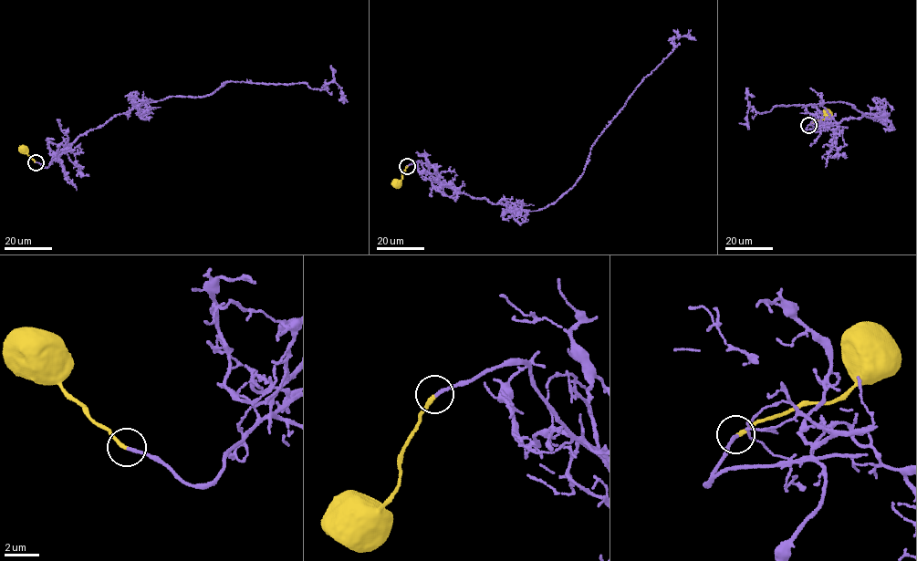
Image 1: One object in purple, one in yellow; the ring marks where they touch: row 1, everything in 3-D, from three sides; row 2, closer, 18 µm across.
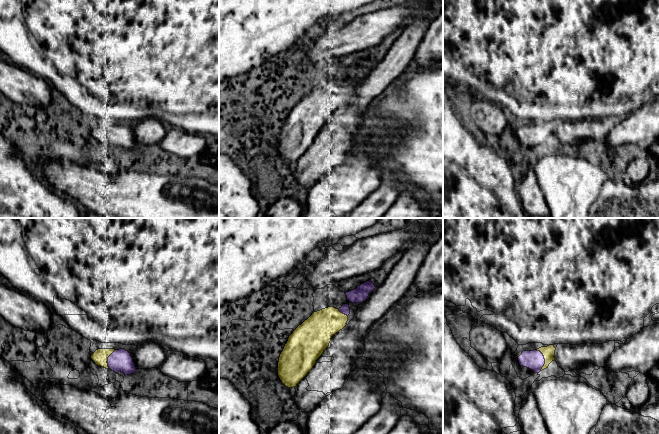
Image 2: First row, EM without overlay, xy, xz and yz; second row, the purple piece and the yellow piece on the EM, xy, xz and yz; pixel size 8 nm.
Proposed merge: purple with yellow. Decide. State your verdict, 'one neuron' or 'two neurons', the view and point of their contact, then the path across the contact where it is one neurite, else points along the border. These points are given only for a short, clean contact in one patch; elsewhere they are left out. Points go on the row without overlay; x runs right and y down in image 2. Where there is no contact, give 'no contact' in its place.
one neuron; meets purple in yz at (544, 135); runs through yz (534, 136), (544, 135), (548, 128)

